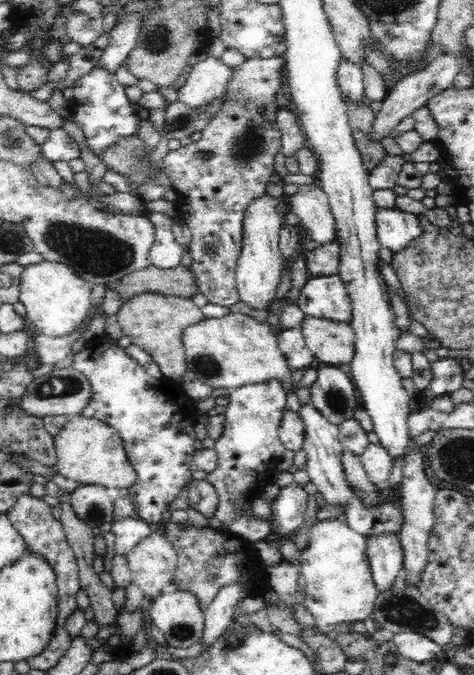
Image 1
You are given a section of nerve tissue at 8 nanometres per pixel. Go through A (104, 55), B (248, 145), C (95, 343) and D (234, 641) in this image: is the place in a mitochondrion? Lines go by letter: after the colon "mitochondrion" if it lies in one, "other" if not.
A: other
B: mitochondrion
C: other
D: mitochondrion

